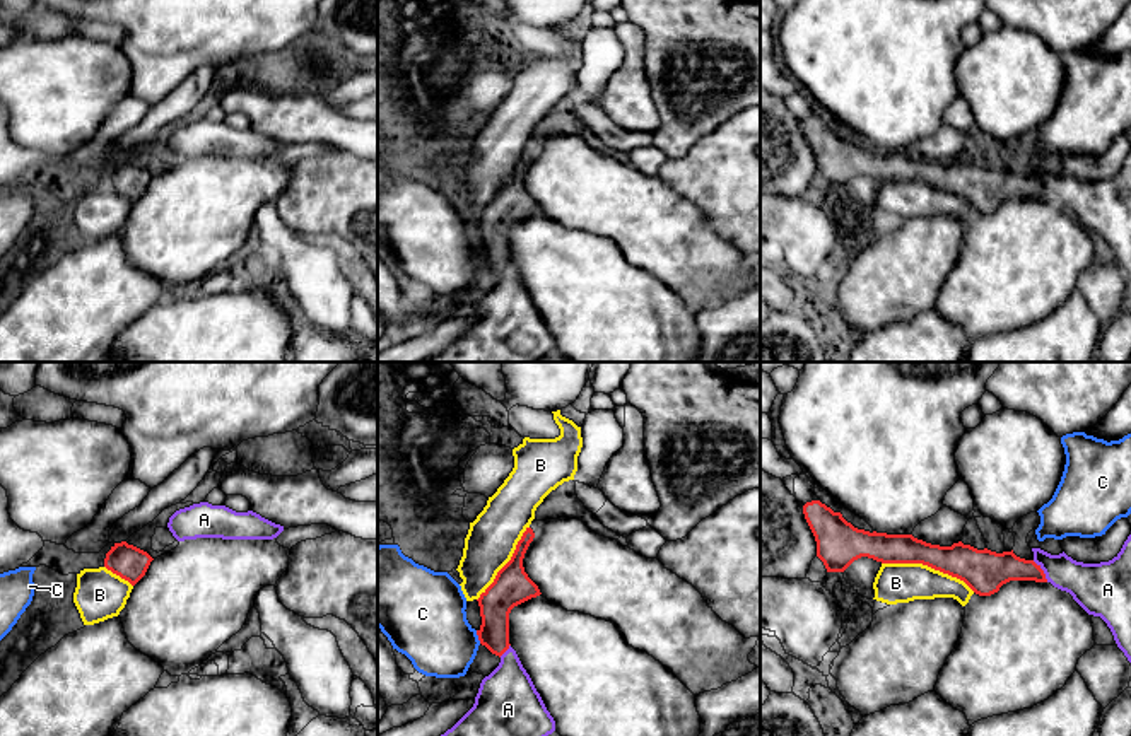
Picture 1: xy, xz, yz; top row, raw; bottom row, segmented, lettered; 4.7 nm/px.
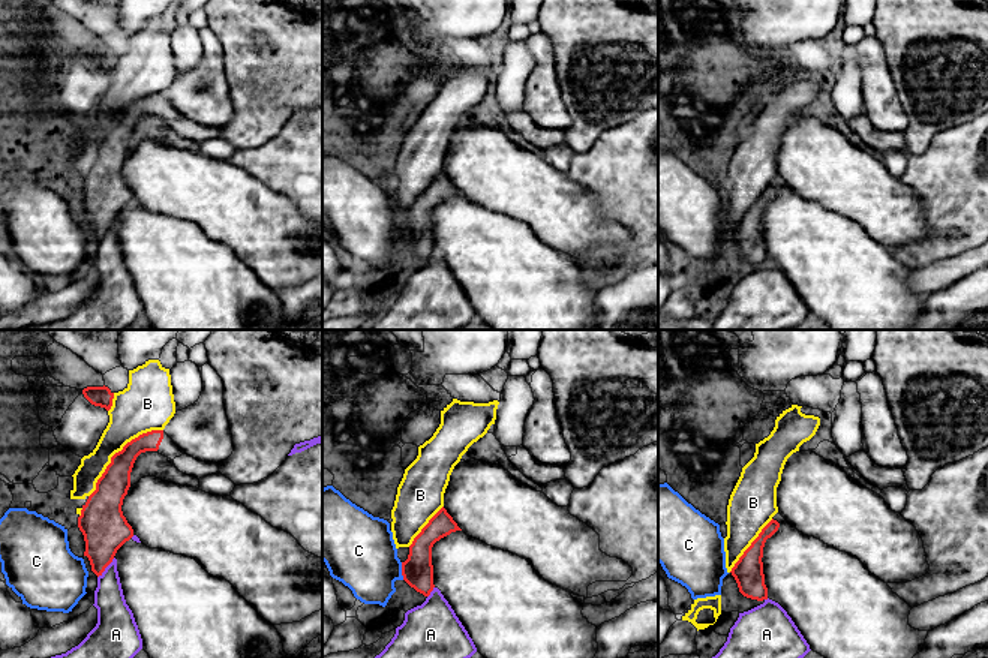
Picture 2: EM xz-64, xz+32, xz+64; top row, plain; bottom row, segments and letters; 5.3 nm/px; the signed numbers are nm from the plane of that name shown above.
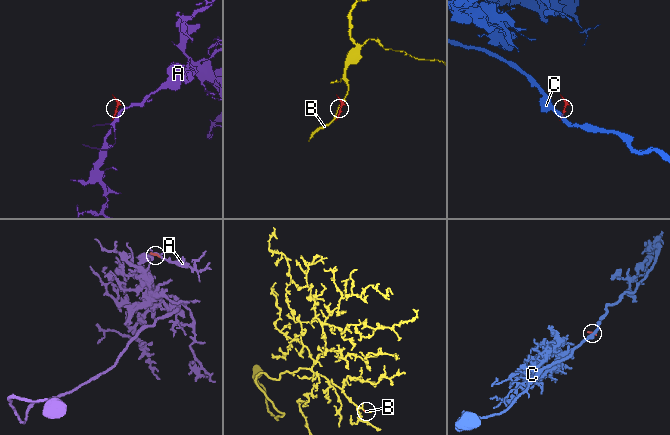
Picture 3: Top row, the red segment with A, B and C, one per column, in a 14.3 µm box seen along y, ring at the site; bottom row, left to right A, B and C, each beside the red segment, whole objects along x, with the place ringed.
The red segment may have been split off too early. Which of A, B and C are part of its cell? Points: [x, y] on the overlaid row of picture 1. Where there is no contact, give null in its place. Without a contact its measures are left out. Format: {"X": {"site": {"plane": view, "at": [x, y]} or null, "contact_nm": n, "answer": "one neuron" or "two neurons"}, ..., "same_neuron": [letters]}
{"A": {"site": {"plane": "yz", "at": [1043, 571]}, "contact_nm": 130, "answer": "two neurons"}, "B": {"site": {"plane": "yz", "at": [928, 566]}, "contact_nm": 460, "answer": "two neurons"}, "C": {"site": {"plane": "xz", "at": [479, 637]}, "contact_nm": 70, "answer": "two neurons"}, "same_neuron": []}

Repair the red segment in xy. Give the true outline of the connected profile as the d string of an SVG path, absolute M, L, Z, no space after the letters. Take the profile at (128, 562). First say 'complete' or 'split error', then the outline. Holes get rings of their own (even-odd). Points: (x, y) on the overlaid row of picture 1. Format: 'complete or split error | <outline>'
complete | M126 541L114 543L106 553L104 567L135 586L147 572L154 558Z

